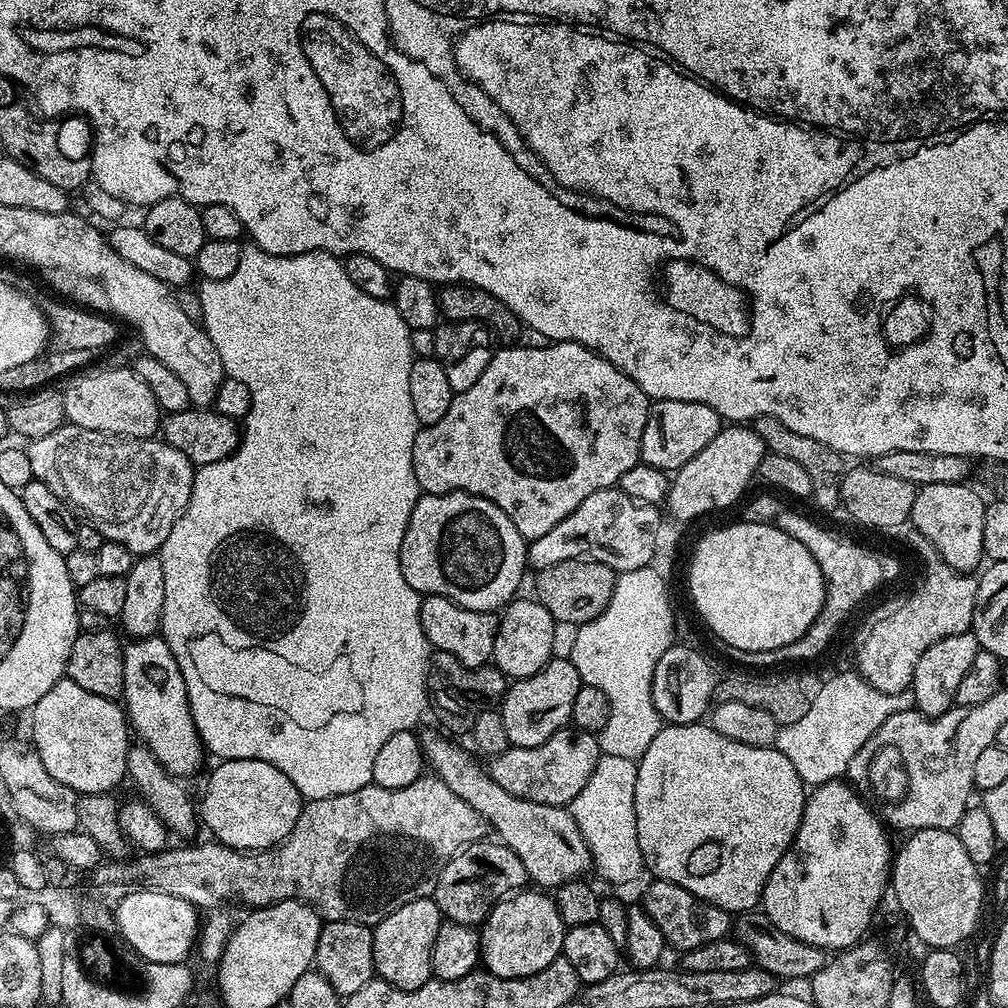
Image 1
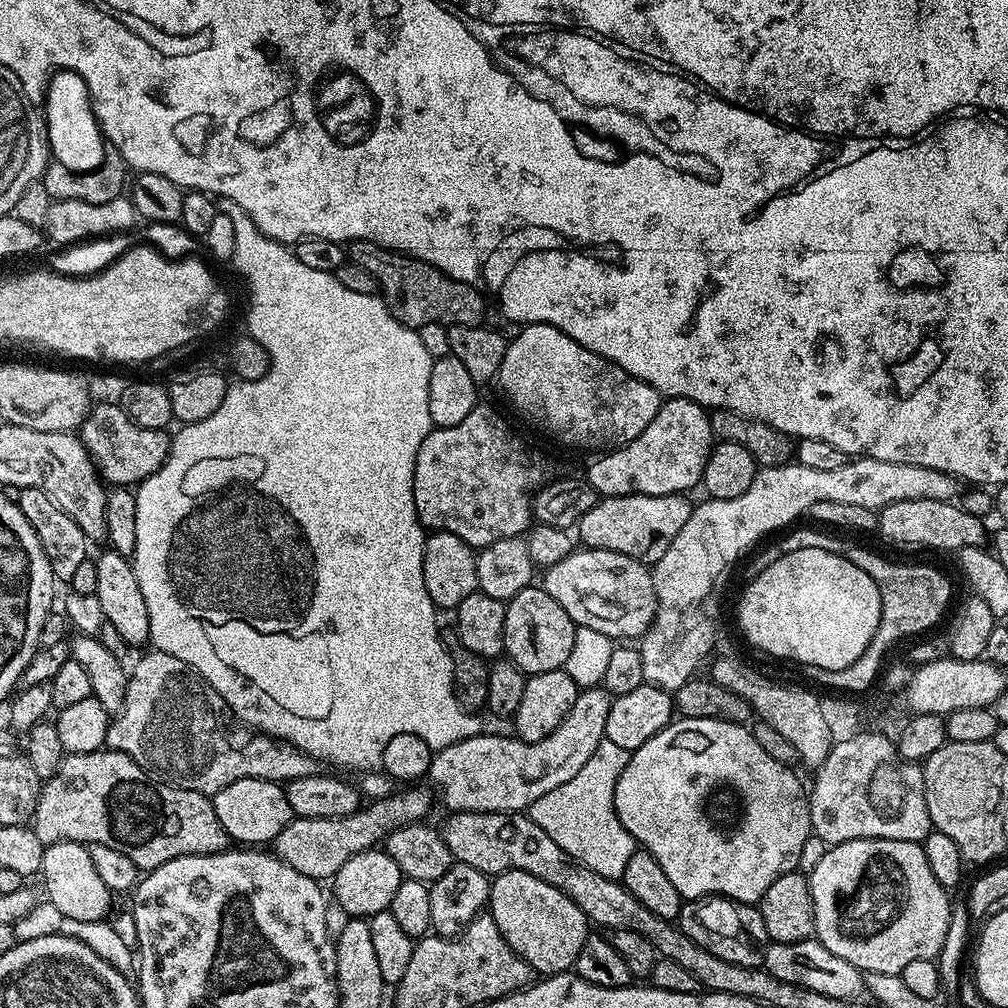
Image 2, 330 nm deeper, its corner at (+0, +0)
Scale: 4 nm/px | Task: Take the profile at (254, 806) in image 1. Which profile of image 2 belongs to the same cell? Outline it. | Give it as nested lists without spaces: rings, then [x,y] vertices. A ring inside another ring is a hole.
[[[246,778],[230,782],[230,786],[211,797],[211,802],[229,838],[244,846],[264,846],[267,840],[275,841],[276,835],[294,818],[283,787],[274,780]]]

